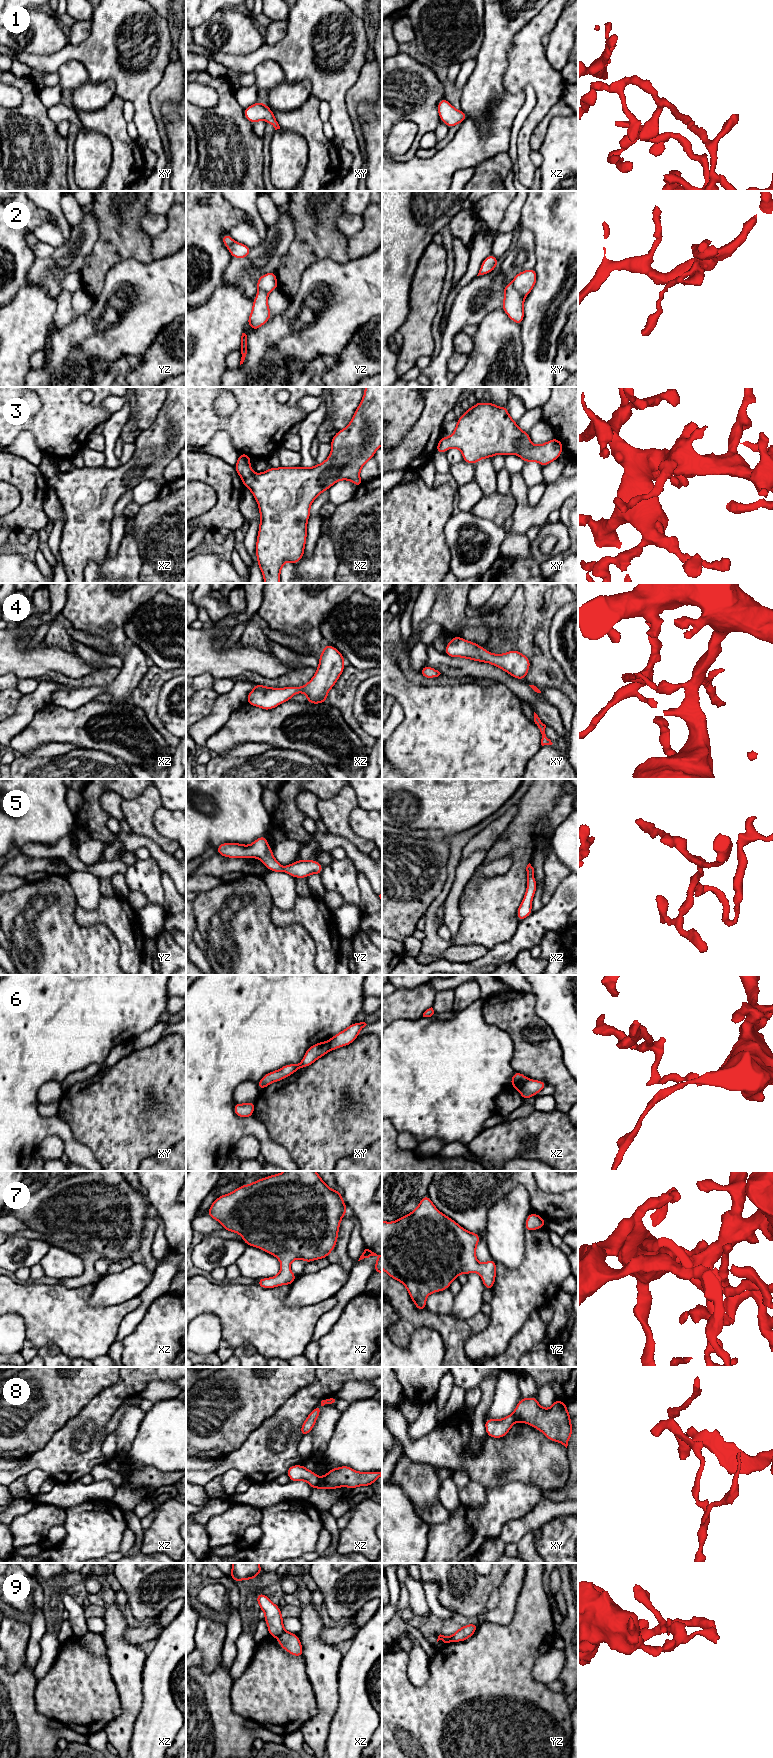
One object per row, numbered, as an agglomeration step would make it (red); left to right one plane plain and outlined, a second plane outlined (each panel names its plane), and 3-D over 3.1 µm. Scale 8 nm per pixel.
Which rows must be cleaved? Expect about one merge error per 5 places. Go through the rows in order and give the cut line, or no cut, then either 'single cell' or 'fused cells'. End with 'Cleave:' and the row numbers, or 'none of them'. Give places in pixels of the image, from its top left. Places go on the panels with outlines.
1: cut none; single cell
2: cut xy (511, 285), (524, 297); fused cells
3: cut none; single cell
4: cut none; single cell
5: cut none; single cell
6: cut xz (527, 1079), (518, 1089); fused cells
7: cut none; single cell
8: cut xz (320, 1478), (316, 1487); fused cells
9: cut xz (284, 1630), (278, 1637); fused cells
Cleave: 2, 6, 8, 9

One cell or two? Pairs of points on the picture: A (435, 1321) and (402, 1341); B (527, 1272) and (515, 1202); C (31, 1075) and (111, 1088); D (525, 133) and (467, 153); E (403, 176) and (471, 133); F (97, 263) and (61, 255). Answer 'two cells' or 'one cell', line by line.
A: one cell
B: two cells
C: two cells
D: two cells
E: one cell
F: two cells

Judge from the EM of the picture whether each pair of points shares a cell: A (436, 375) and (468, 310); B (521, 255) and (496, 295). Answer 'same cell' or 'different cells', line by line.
A: same cell
B: same cell

